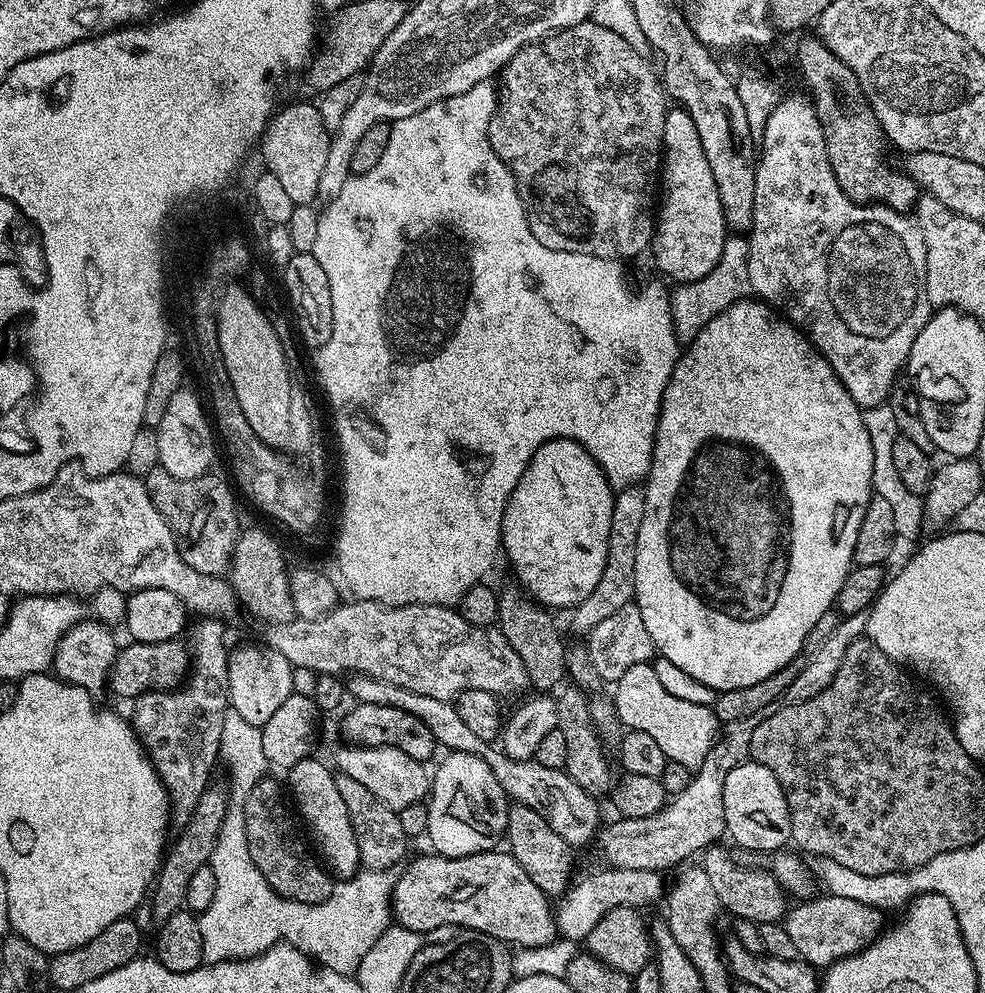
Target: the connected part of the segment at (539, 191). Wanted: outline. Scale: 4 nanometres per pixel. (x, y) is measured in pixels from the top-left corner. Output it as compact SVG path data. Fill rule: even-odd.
M591 19L583 20L578 26L564 28L544 39L528 44L499 73L498 103L496 113L488 123L488 141L498 154L500 161L510 170L516 183L518 194L524 203L524 212L528 215L530 230L542 246L550 246L550 250L562 250L574 254L590 254L597 260L614 260L625 262L639 252L647 253L654 235L654 213L658 208L658 173L662 168L662 149L664 139L662 130L666 126L666 114L670 101L665 93L661 77L648 65L649 61L626 42L614 30L606 30L606 26L593 24Z

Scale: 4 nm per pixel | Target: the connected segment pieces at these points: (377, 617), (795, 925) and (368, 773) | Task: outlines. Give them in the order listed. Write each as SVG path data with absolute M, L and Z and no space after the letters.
M359 598L353 599L351 602L353 604L341 603L339 606L333 608L331 612L324 613L319 620L293 618L273 624L267 629L269 632L266 644L288 659L293 668L309 668L317 674L359 674L361 676L373 676L375 680L385 680L394 686L402 686L414 694L426 694L429 698L438 698L439 700L449 702L455 701L456 697L461 696L466 690L489 690L490 693L506 696L506 694L516 694L524 688L527 689L529 687L527 672L520 660L520 656L516 654L514 648L510 646L499 629L495 627L488 629L476 627L472 623L466 622L466 618L462 618L455 607L442 604L407 604L406 606L390 608L387 604L379 604L373 600L362 600Z
M818 896L797 903L800 904L797 908L796 905L789 907L782 925L797 947L799 959L817 970L827 970L836 960L861 952L872 943L885 927L885 913L862 902L854 902L854 898Z
M343 746L336 752L336 768L350 774L350 778L362 782L370 794L374 794L386 806L397 810L419 804L429 795L430 772L421 761L410 758L410 754L402 754L397 748L361 748L359 746Z

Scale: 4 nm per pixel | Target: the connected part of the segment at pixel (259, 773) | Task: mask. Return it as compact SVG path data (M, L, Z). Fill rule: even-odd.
M229 710L222 722L222 738L220 739L219 759L228 767L230 783L231 807L228 809L222 830L218 834L218 842L214 846L214 854L210 861L214 870L214 902L199 913L200 933L202 934L202 954L204 964L217 964L223 960L248 960L275 944L289 944L291 948L305 952L317 965L334 970L343 976L352 976L358 970L362 958L370 951L370 946L382 938L382 934L390 926L392 914L392 888L397 877L391 871L373 872L360 870L355 876L337 883L328 899L321 904L303 904L297 900L288 900L279 896L262 878L262 870L254 866L254 858L250 858L250 850L246 842L246 826L244 825L243 802L254 790L259 780L265 779L270 765L262 750L261 727L246 722L238 713Z

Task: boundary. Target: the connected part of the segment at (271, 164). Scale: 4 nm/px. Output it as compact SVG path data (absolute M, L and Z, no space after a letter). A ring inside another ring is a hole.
M315 103L288 104L279 109L268 121L264 130L264 165L267 171L282 182L288 196L296 204L312 204L318 194L318 182L322 179L322 170L326 158L330 158L332 136L322 122L322 114Z

